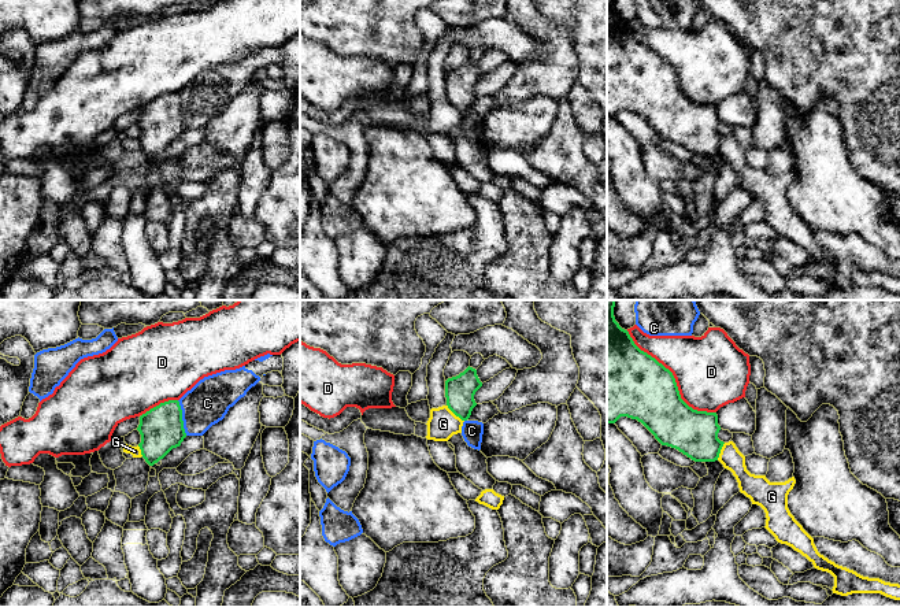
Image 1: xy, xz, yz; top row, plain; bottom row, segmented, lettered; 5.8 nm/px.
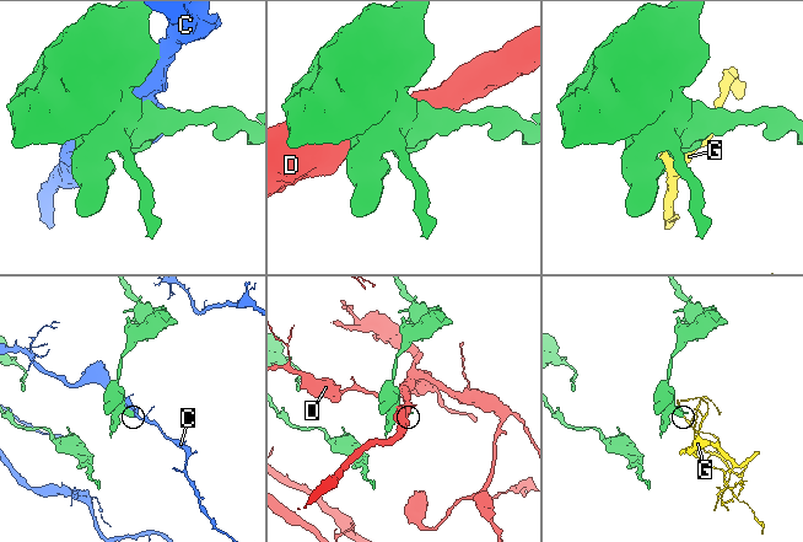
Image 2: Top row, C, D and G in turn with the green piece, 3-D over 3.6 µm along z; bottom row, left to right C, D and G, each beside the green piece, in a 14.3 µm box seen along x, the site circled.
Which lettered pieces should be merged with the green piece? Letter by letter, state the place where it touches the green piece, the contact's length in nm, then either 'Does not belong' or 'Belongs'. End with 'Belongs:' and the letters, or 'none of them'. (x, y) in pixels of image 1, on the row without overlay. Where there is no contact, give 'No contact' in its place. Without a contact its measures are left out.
C: Touches green at xy (181, 111). Shared border 220 nm. Does not belong
D: Touches green at yz (674, 71). Shared border 700 nm. Does not belong
G: Touches green at xz (455, 107). Shared border 140 nm. Does not belong
Belongs: none of them

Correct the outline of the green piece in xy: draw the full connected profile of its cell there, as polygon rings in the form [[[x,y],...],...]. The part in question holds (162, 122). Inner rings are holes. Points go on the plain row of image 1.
[[[164,95],[142,107],[137,123],[141,127],[141,148],[153,159],[186,130],[179,95]]]

